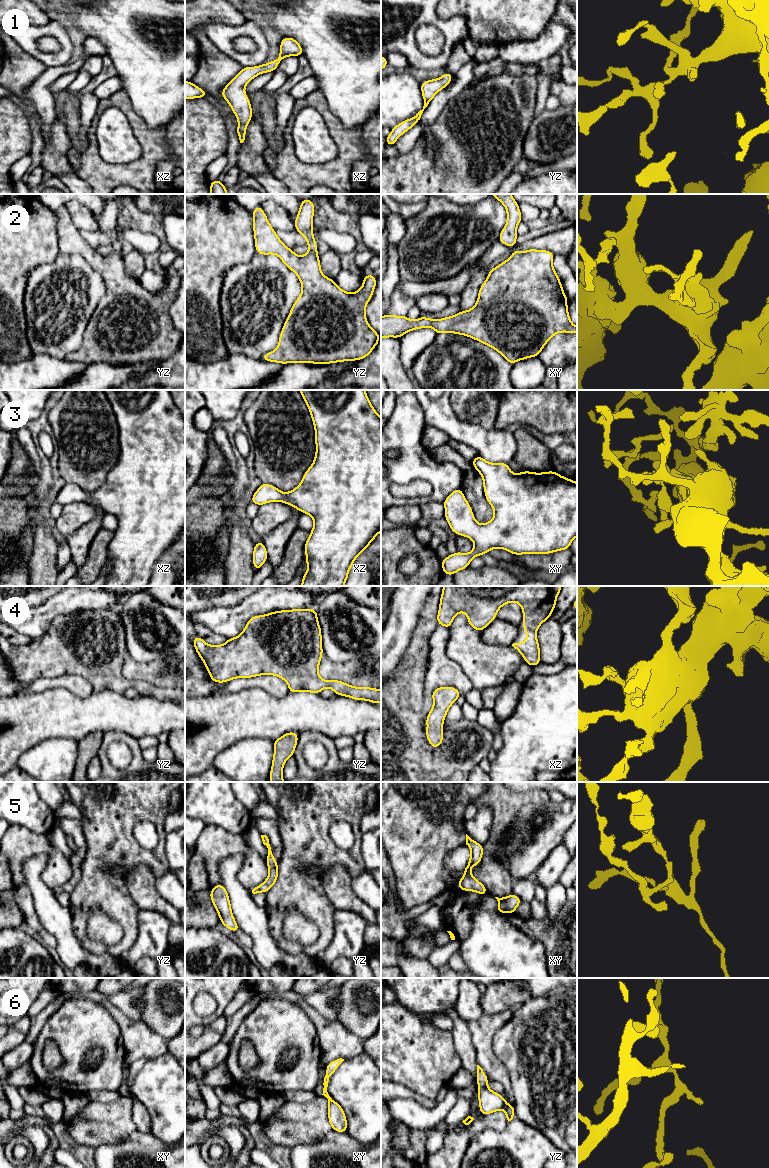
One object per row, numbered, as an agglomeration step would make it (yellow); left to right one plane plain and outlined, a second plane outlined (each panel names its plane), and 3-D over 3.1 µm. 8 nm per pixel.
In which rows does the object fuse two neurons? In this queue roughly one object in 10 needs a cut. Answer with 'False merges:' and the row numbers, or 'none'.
False merges: none

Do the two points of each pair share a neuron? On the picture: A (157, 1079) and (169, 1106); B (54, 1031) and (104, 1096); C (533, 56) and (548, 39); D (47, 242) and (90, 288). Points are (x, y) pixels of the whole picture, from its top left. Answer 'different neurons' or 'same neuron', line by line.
A: same neuron
B: different neurons
C: same neuron
D: different neurons

